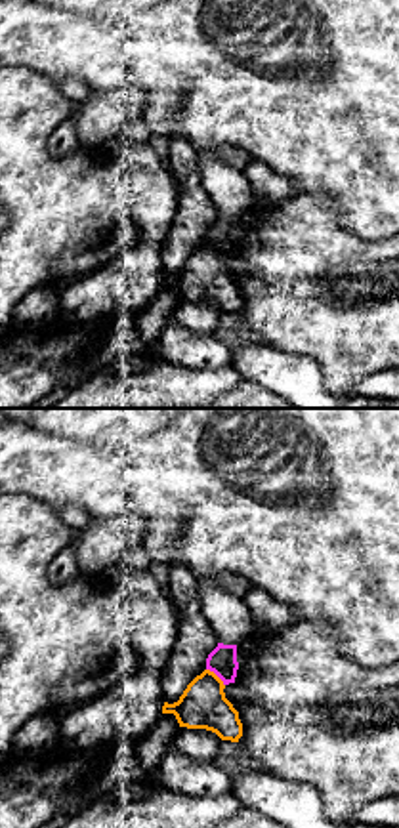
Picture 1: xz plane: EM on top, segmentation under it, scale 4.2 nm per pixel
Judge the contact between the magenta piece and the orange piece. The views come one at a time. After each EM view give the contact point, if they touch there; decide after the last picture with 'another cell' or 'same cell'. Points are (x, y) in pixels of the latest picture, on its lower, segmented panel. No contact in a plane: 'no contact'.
(216, 674)

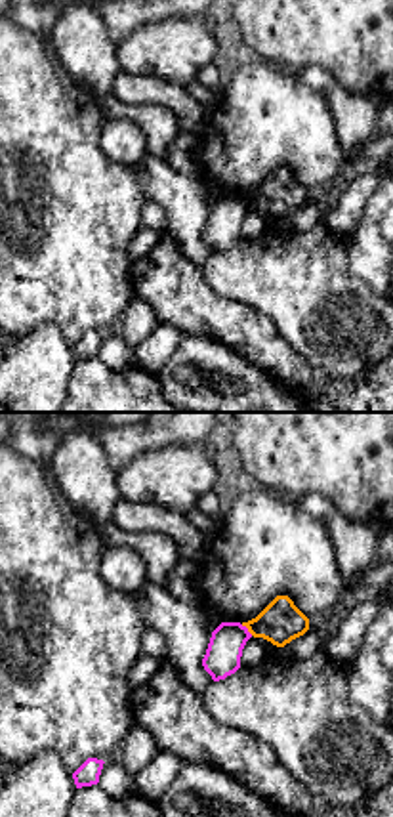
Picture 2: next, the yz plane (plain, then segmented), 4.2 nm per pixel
(247, 628)

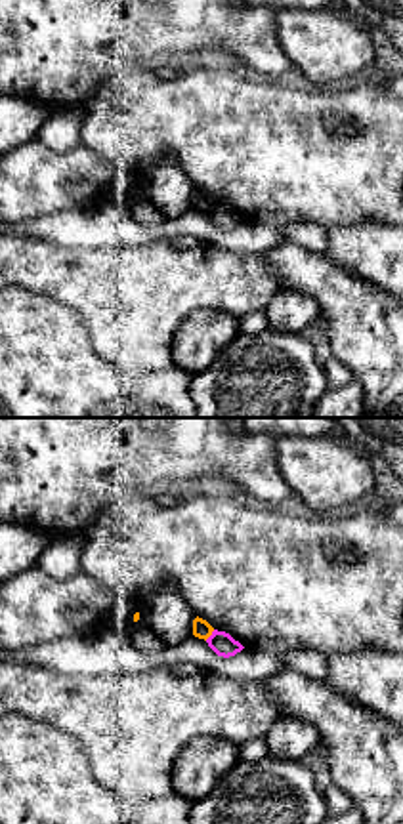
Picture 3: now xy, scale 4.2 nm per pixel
(211, 636)

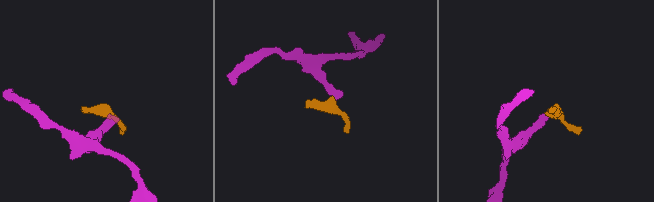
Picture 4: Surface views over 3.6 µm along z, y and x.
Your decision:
another cell

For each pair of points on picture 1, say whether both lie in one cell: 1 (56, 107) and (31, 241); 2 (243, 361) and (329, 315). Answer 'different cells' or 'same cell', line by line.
1: same cell
2: different cells

